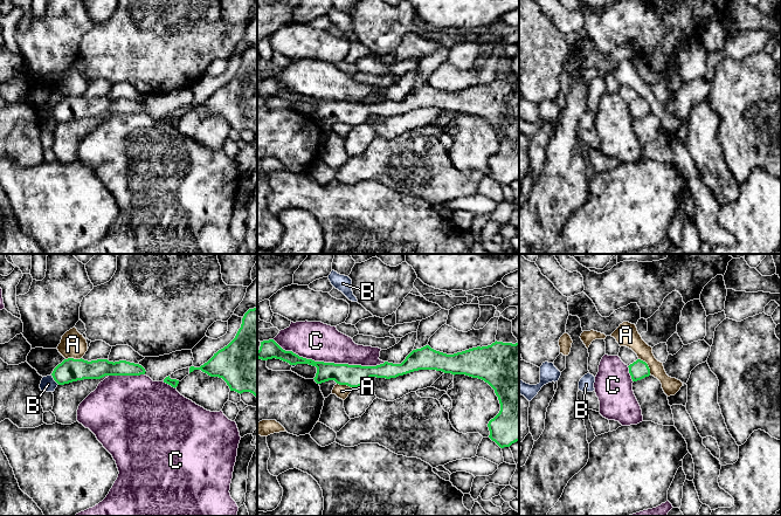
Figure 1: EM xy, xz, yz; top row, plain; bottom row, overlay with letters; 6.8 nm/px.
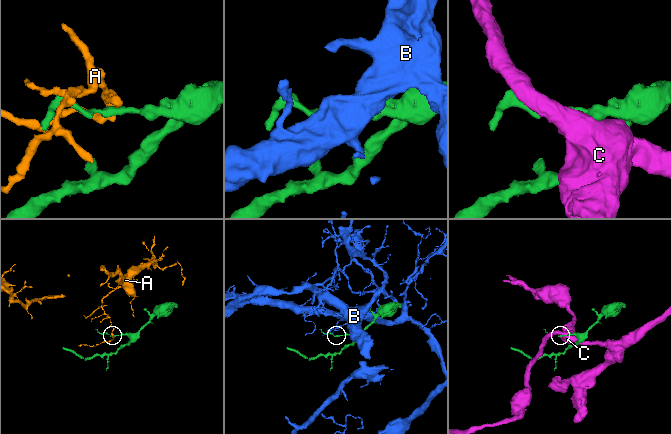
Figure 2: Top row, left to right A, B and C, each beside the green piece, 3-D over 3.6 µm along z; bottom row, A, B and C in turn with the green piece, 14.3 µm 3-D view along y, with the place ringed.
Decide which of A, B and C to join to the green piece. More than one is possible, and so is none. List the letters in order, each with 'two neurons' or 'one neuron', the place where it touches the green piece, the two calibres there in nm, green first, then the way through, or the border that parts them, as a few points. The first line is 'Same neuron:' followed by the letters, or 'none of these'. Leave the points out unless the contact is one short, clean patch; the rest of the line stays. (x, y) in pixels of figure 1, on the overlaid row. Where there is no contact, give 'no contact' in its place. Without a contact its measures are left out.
Same neuron: none of these
A: two neurons | yz (647, 365) | 130/160 nm | along yz (638, 358), (647, 364), (650, 373)
B: two neurons | xy (54, 379) | 160/100 nm
C: two neurons | xz (329, 363) | 160/260 nm

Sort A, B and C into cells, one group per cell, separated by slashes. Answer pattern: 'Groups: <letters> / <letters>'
Groups: A / B / C

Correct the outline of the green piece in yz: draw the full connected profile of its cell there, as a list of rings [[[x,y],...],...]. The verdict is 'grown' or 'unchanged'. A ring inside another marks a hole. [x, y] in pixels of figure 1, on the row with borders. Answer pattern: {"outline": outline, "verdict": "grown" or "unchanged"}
{"outline": [[[637,359],[628,367],[629,367],[629,373],[631,376],[633,381],[637,381],[650,376],[650,369],[648,364],[641,359]]], "verdict": "unchanged"}

